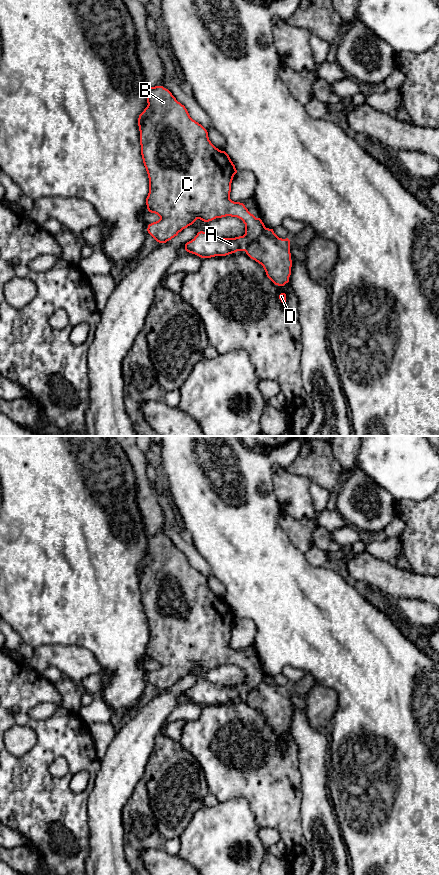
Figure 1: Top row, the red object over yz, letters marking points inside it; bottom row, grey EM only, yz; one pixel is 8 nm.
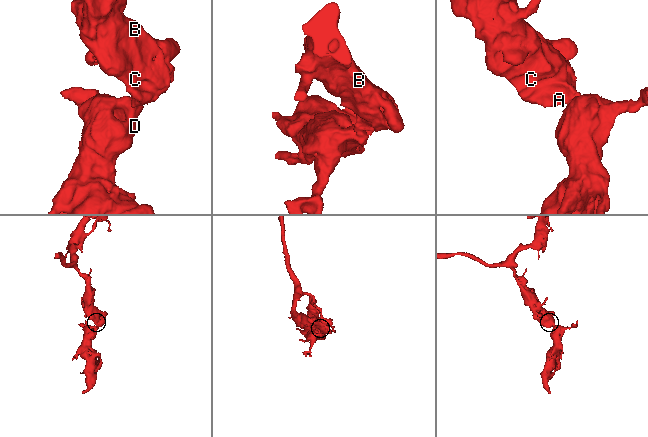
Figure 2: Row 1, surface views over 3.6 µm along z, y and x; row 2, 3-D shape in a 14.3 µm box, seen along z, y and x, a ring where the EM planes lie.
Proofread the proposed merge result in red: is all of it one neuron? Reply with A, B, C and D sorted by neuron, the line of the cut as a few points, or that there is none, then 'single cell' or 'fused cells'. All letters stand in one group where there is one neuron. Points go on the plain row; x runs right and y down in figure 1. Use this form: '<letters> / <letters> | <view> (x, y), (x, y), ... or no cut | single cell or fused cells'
A B C / D | yz (265, 675), (244, 698) | fused cells

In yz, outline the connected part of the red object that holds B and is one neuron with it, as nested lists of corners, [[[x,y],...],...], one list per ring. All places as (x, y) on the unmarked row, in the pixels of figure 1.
[[[149,535],[147,551],[138,566],[141,603],[149,626],[146,653],[149,660],[160,665],[148,673],[148,681],[157,690],[166,691],[197,667],[209,670],[226,664],[237,665],[245,672],[243,684],[220,686],[200,679],[185,692],[185,698],[201,706],[245,699],[266,675],[243,651],[230,647],[231,631],[237,618],[229,603],[211,591],[207,578],[190,565],[185,554],[168,537]]]

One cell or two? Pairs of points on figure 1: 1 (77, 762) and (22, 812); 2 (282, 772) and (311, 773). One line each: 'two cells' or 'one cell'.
1: one cell
2: two cells

